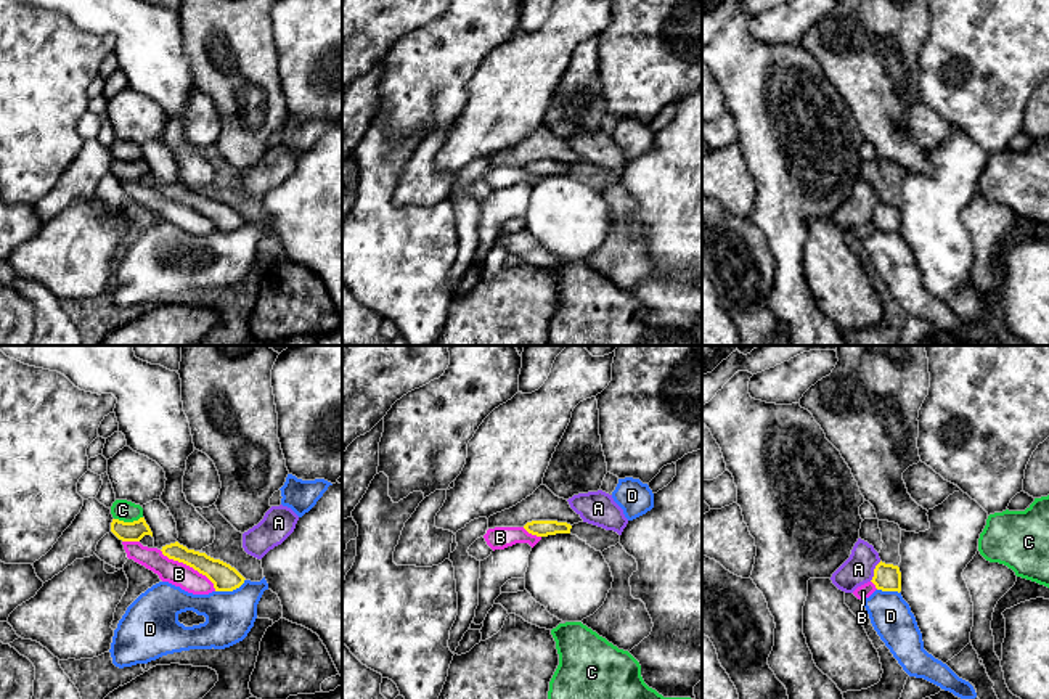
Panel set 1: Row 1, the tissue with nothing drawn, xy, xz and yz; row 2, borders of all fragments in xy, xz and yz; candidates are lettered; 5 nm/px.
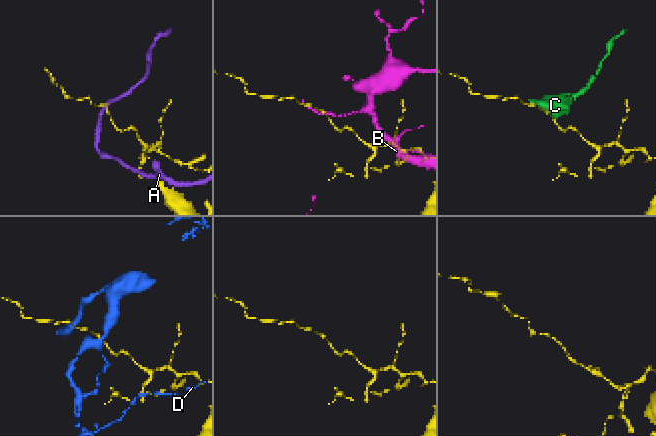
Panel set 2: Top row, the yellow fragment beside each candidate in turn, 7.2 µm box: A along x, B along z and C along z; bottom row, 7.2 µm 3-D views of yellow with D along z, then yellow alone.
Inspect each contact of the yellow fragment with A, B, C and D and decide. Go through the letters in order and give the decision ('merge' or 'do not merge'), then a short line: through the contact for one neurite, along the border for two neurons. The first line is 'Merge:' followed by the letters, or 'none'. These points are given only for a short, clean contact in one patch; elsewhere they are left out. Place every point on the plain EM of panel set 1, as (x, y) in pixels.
Merge: none
A: do not merge | yz (881, 201), (869, 220)
B: do not merge
C: do not merge | xy (142, 156), (132, 161), (114, 159)
D: do not merge | xy (244, 219), (232, 230), (216, 232)

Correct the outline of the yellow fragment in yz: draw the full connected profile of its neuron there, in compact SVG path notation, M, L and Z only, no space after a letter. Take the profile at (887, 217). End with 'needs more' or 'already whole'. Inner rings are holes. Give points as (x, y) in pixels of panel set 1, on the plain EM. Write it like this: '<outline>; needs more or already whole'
M879 202L871 220L877 230L901 231L901 212L898 206Z; already whole

